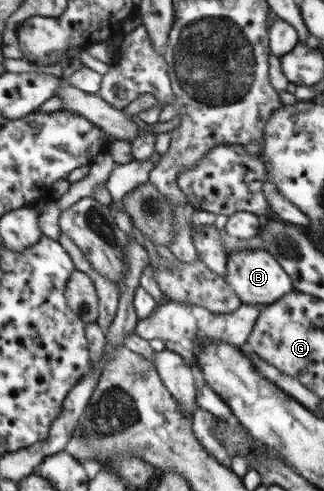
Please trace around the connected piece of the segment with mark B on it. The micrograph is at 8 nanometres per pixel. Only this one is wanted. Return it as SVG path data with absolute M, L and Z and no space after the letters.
M234 250L230 252L226 262L226 276L228 285L234 289L234 293L240 297L240 302L250 305L268 305L280 300L284 294L295 290L293 279L286 273L280 260L269 251L260 250Z

